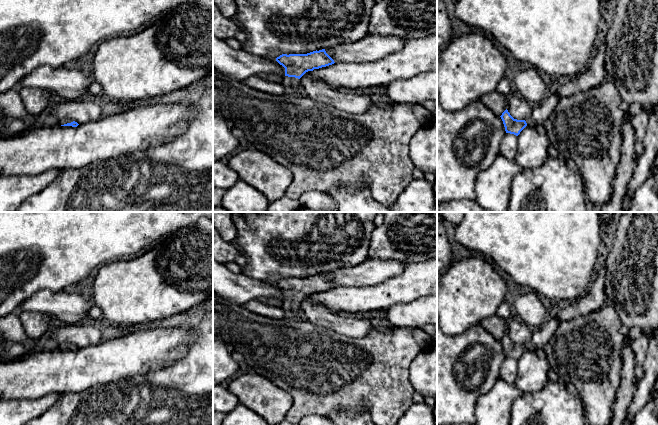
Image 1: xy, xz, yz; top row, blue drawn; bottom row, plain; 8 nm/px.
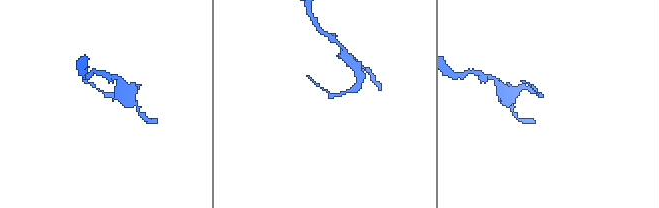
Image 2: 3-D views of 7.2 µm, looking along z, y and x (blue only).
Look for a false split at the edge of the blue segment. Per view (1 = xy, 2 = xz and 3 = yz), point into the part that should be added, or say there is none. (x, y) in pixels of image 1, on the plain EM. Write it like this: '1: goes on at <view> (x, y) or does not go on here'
1: goes on at xy (64, 345)
2: goes on at xz (291, 308)
3: goes on at yz (541, 336)

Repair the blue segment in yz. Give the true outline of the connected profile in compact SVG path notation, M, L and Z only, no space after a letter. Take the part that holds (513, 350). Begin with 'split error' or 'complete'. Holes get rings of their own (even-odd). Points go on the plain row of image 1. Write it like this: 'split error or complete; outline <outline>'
split error; outline M555 316L547 319L539 328L533 329L532 338L526 344L514 343L506 333L500 340L503 345L506 357L518 360L526 350L544 348L544 346L554 335L559 324L560 322Z

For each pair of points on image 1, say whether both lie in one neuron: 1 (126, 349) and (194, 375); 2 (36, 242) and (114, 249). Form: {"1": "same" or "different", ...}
{"1": "different", "2": "same"}

